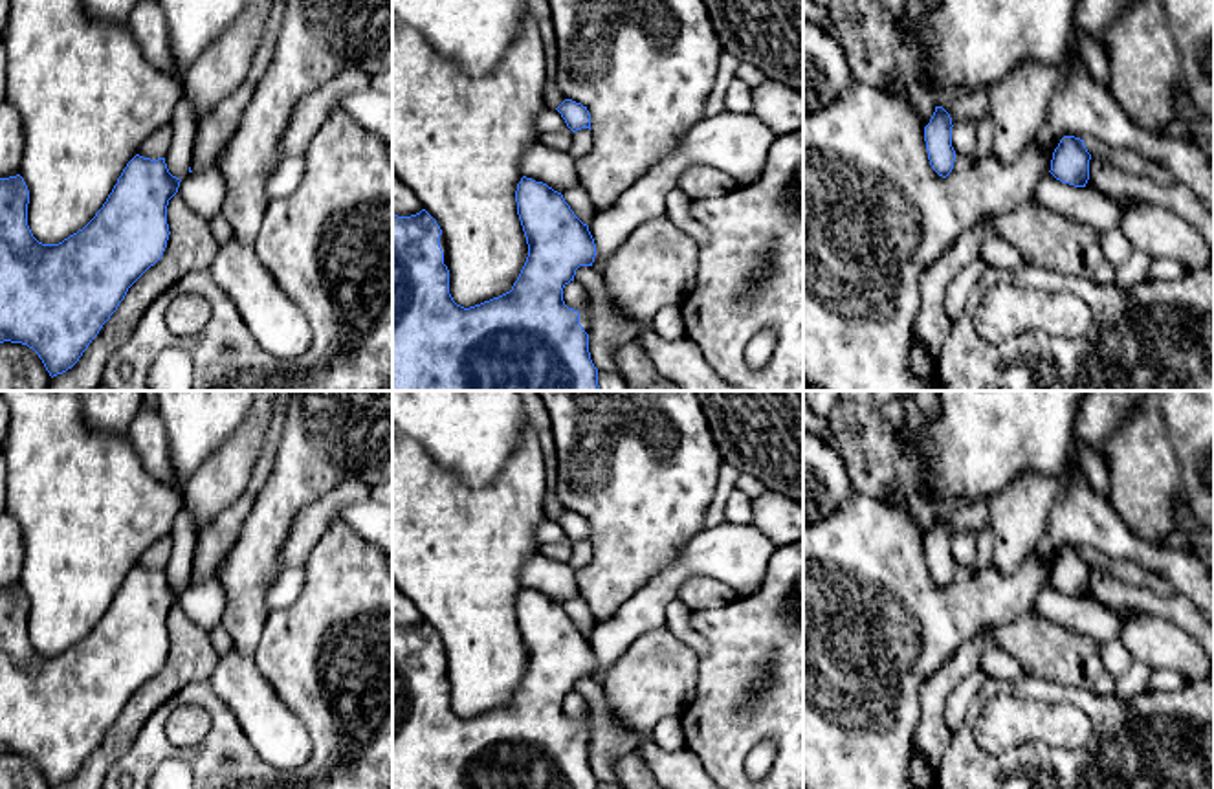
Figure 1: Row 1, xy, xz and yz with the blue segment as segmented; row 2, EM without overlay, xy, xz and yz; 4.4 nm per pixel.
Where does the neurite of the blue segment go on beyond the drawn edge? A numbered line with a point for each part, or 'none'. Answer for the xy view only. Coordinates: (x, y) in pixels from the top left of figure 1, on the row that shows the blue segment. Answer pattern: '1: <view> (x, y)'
1: xy (204, 193)

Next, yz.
1: yz (1081, 204)

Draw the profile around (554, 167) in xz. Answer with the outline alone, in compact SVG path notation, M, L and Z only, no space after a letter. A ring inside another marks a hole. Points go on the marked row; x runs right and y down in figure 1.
M543 143L532 145L521 160L521 174L543 182L557 193L579 185L576 158Z

